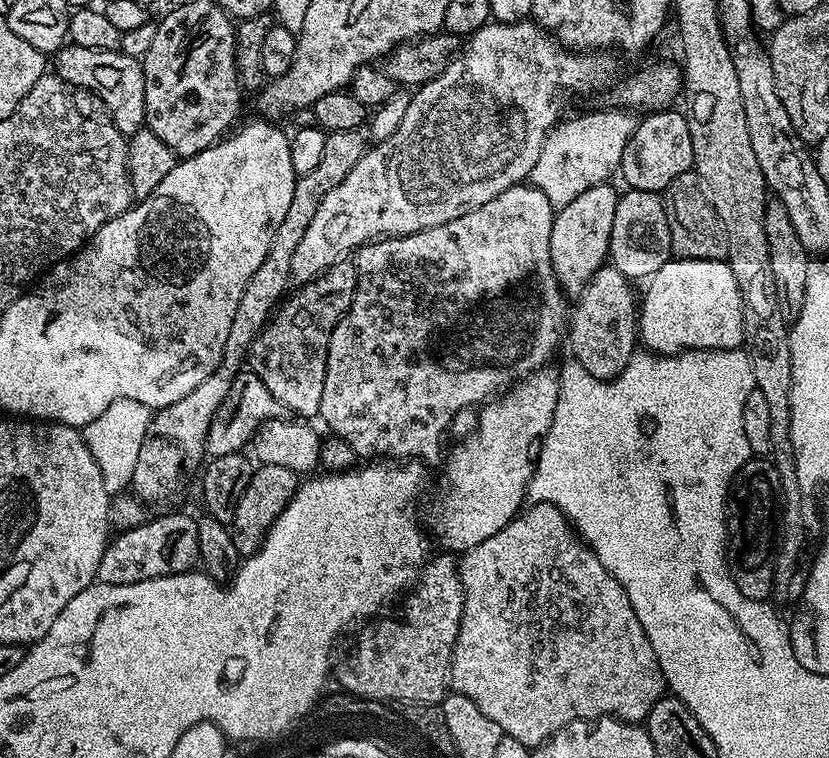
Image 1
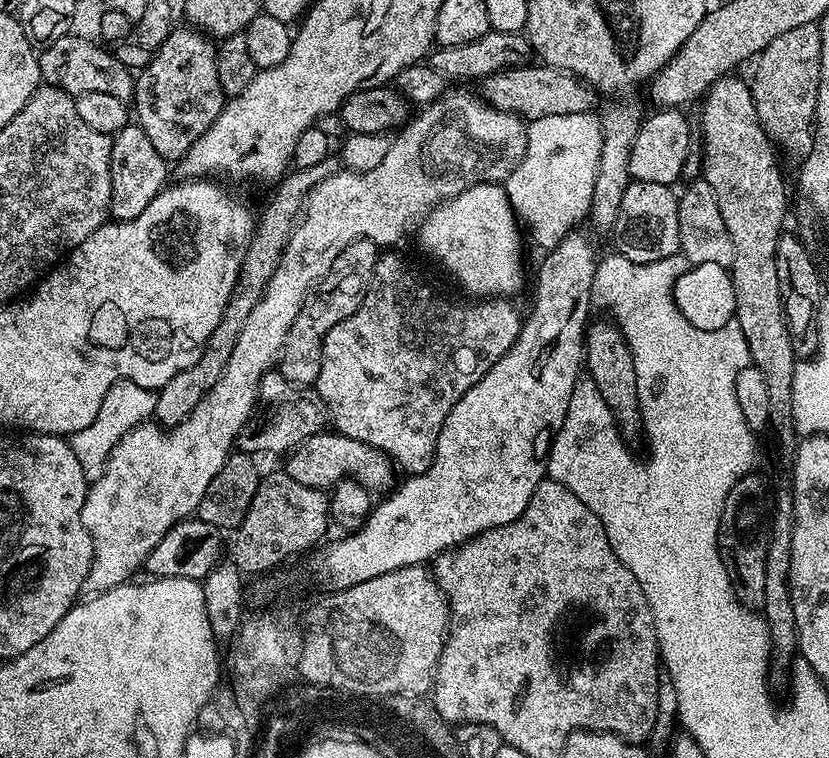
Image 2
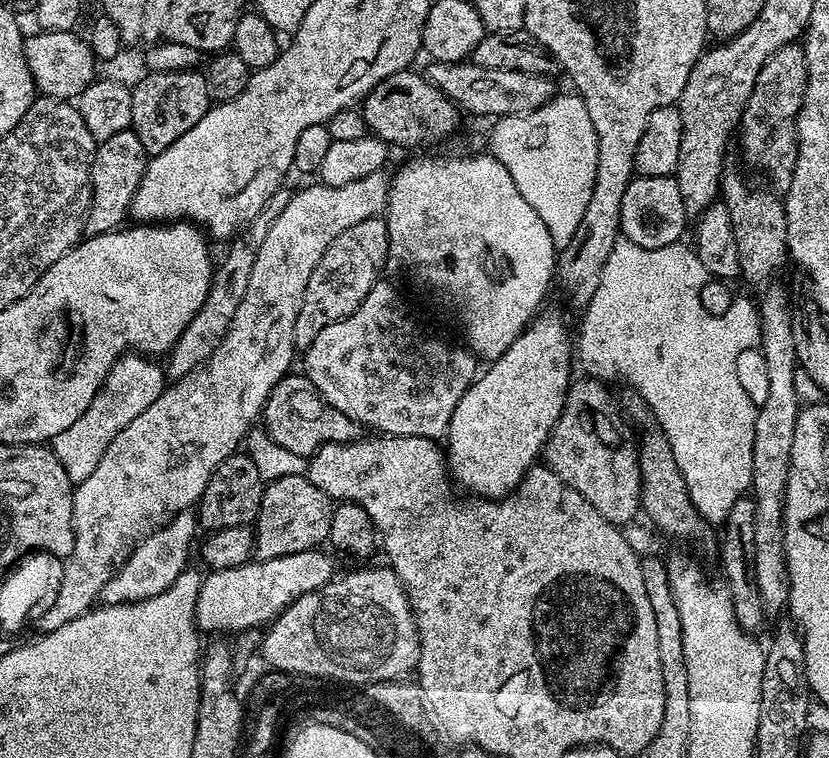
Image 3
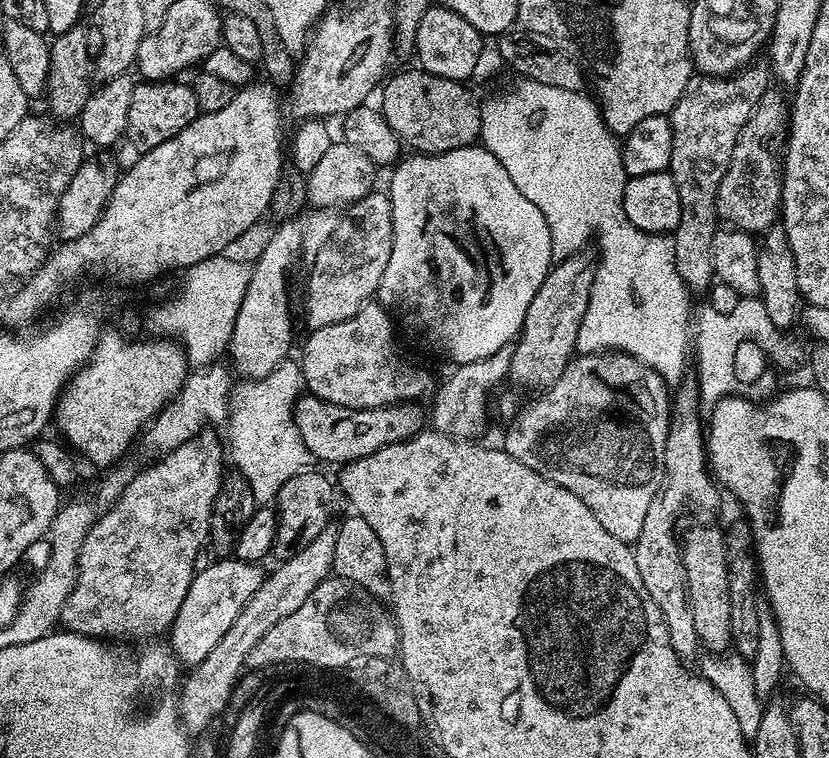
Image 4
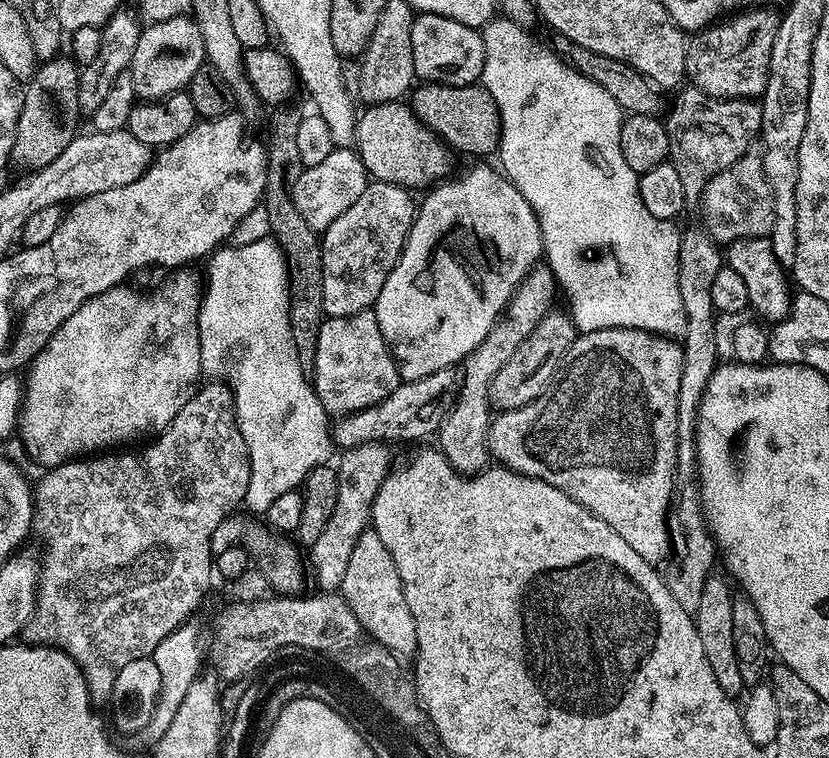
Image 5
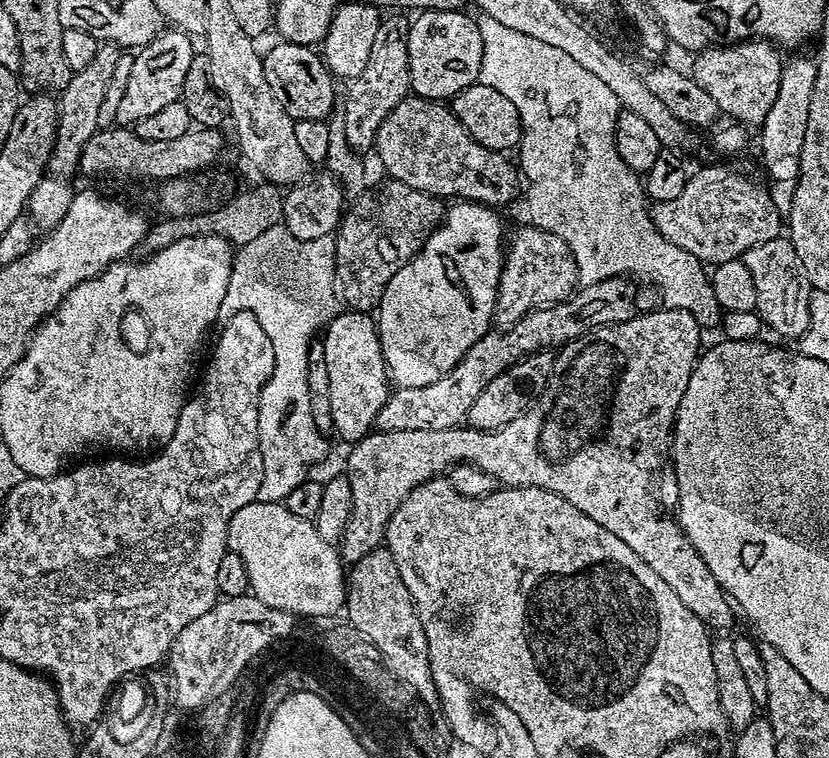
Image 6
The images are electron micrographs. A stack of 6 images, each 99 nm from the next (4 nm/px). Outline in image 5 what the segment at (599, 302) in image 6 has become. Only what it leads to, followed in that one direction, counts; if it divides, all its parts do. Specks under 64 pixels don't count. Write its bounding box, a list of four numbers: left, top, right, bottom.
[330,372,454,450]

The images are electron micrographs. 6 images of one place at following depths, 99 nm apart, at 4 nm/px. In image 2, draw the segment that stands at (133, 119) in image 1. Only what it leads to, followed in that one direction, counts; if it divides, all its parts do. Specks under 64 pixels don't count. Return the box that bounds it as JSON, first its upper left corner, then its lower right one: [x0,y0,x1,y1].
[39,34,134,102]

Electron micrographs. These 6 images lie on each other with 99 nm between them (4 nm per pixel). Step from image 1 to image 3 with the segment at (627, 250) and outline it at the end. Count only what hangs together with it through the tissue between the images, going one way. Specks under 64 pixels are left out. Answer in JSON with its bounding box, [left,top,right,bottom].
[620,176,688,250]

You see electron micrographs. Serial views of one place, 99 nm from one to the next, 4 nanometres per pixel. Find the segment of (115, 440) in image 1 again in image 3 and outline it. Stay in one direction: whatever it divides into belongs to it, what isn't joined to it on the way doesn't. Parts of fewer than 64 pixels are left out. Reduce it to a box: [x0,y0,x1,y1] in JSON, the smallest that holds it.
[50,352,166,485]

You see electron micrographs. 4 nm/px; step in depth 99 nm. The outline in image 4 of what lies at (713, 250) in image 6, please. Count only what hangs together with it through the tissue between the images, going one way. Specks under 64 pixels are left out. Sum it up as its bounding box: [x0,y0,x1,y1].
[716,86,790,234]

